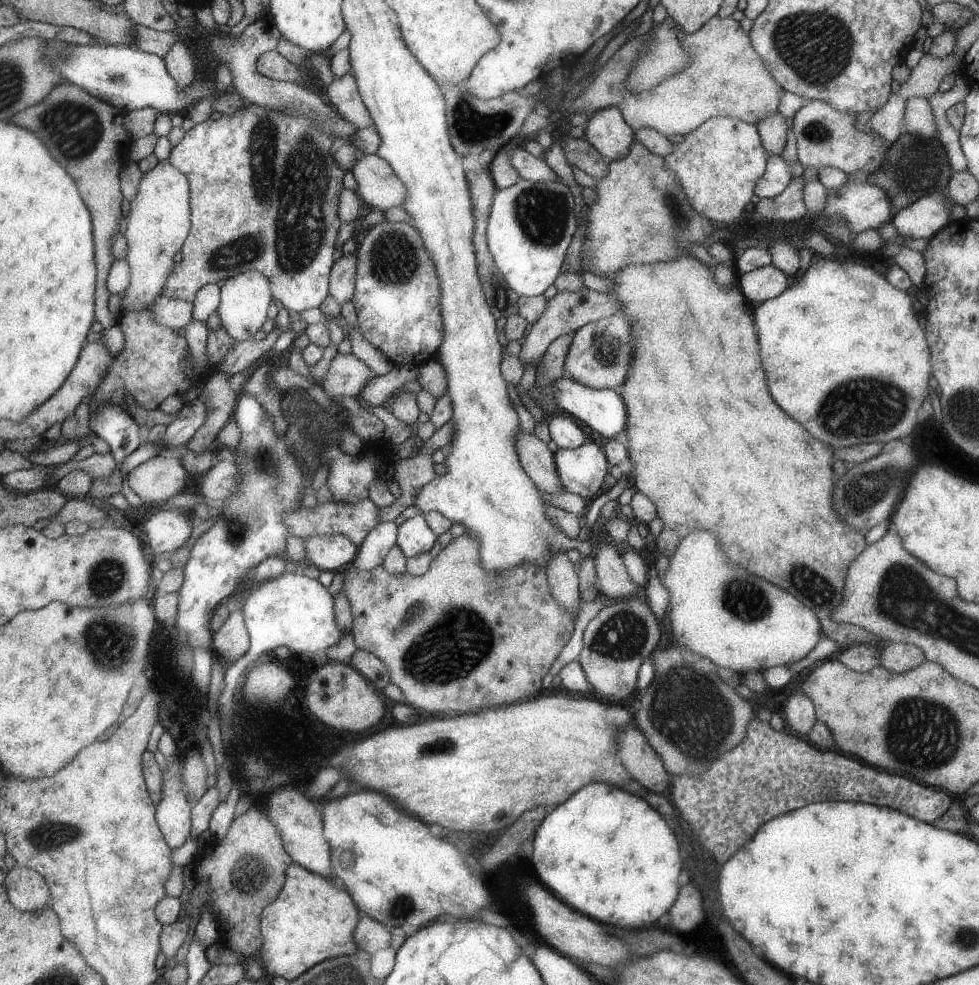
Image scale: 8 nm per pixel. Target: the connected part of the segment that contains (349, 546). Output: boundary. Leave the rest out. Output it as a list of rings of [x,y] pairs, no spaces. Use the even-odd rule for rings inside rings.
[[[343,535],[311,537],[304,540],[307,562],[313,563],[322,571],[338,572],[350,569],[360,549]]]

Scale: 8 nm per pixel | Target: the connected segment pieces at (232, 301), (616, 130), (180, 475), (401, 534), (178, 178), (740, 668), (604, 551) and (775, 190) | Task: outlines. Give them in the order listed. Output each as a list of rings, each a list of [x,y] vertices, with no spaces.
[[[247,271],[232,276],[224,282],[217,312],[222,320],[223,328],[237,342],[248,340],[266,322],[266,312],[268,312],[268,306],[272,302],[273,294],[273,292],[270,292],[270,288],[269,278],[259,271]]]
[[[609,107],[595,113],[585,126],[586,140],[609,161],[623,160],[634,142],[634,132],[622,117],[621,110]]]
[[[160,454],[134,468],[127,484],[146,505],[158,505],[186,488],[186,473],[177,454]]]
[[[424,515],[406,520],[398,527],[397,544],[408,558],[421,553],[429,553],[438,540],[436,535],[427,524]]]
[[[159,161],[146,172],[138,184],[138,194],[130,202],[130,213],[126,222],[128,254],[126,263],[130,270],[130,281],[121,295],[124,314],[148,310],[161,293],[174,271],[174,256],[183,248],[192,230],[192,190],[189,178],[169,164]]]
[[[706,529],[692,530],[682,538],[674,555],[669,558],[667,570],[661,578],[662,586],[670,593],[666,616],[670,622],[672,643],[688,648],[718,668],[740,674],[748,670],[764,670],[779,665],[792,665],[803,660],[824,638],[824,626],[812,609],[806,608],[786,590],[752,576],[742,566],[733,563],[720,546],[718,536]]]
[[[608,542],[600,544],[593,560],[597,571],[595,588],[600,595],[605,596],[609,601],[623,597],[640,597],[648,603],[645,590],[630,580],[622,558],[612,544]]]
[[[770,154],[768,170],[758,180],[754,194],[760,199],[779,196],[792,180],[789,168],[789,165],[784,162],[780,155]]]

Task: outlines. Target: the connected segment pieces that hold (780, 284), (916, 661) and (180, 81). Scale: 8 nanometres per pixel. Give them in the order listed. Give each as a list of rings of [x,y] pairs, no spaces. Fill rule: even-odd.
[[[765,265],[738,278],[746,299],[754,304],[765,303],[788,289],[786,274],[773,265]]]
[[[884,643],[879,666],[890,673],[906,673],[926,662],[920,648],[907,643]]]
[[[184,41],[177,43],[163,60],[170,76],[177,82],[178,89],[185,90],[199,77],[197,60],[193,58],[192,52]]]

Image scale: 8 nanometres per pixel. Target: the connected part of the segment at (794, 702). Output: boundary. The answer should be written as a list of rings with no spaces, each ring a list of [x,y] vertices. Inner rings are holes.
[[[801,689],[790,694],[790,698],[783,704],[783,708],[785,709],[786,725],[800,734],[808,734],[817,722],[814,704]]]

